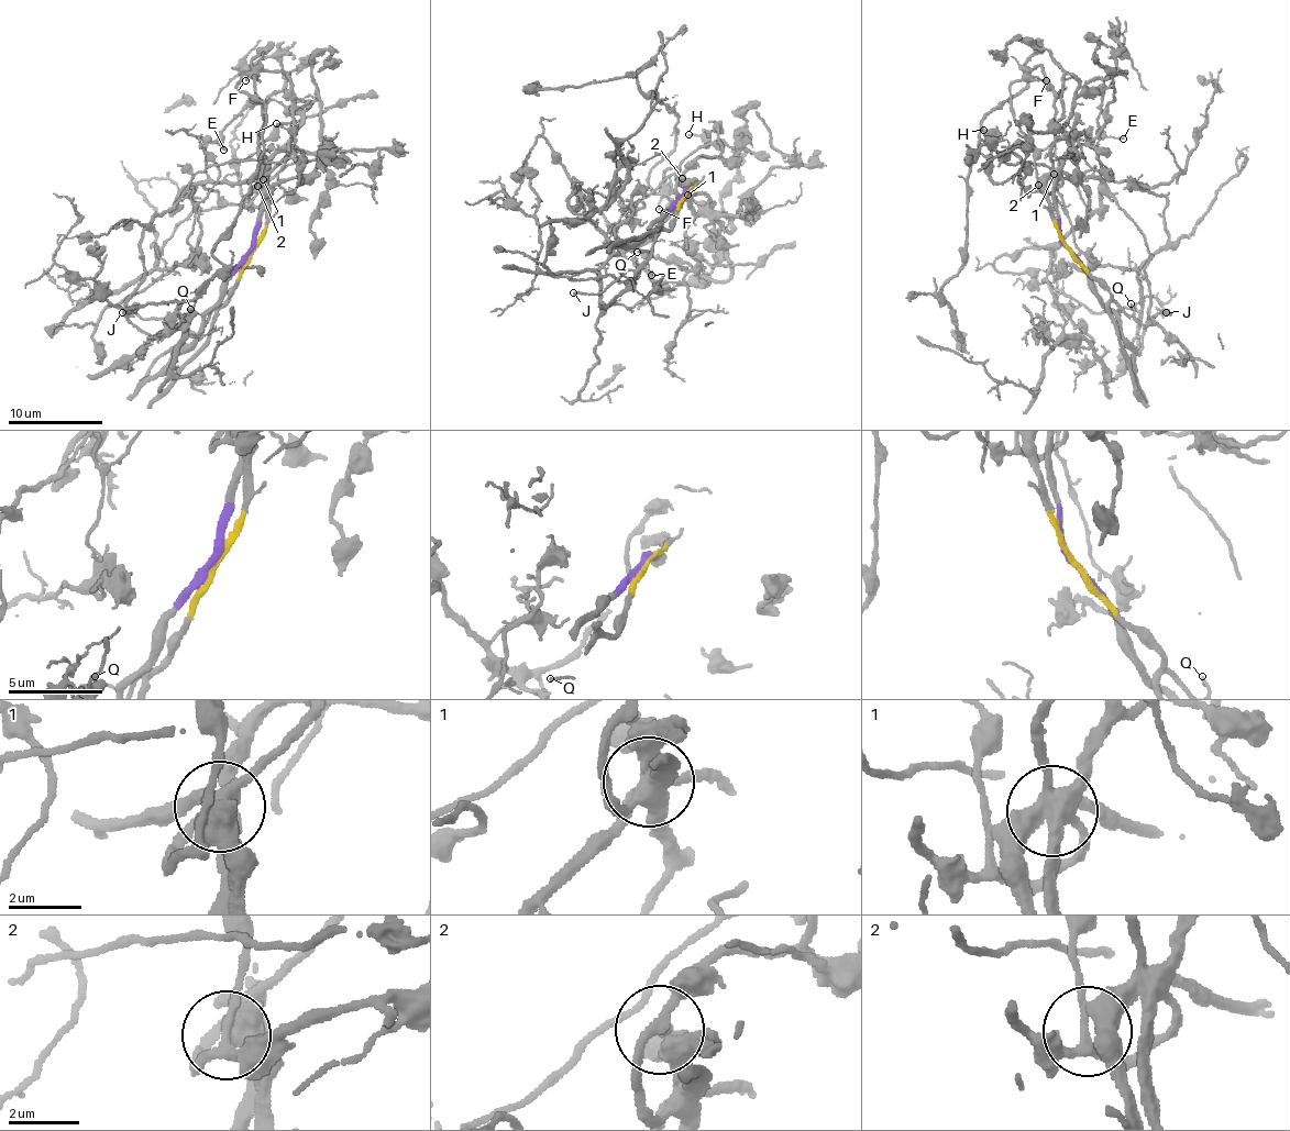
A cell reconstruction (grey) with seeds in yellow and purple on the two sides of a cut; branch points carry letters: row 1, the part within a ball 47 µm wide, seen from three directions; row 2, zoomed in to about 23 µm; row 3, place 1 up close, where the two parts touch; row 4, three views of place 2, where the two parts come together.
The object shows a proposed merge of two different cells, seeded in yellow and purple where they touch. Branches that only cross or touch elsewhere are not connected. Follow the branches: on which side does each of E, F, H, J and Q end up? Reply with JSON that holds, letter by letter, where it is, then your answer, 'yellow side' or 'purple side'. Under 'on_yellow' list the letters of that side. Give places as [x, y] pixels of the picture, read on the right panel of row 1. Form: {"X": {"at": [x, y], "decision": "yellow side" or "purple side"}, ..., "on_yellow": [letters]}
{"E": {"at": [1123, 139], "decision": "purple side"}, "F": {"at": [1046, 80], "decision": "purple side"}, "H": {"at": [983, 130], "decision": "purple side"}, "J": {"at": [1166, 312], "decision": "yellow side"}, "Q": {"at": [1131, 303], "decision": "yellow side"}, "on_yellow": ["J", "Q"]}

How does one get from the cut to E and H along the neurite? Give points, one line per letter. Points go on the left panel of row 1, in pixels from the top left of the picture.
E: (252, 252), (263, 177), (274, 157), (290, 141), (307, 103), (275, 90), (255, 100), (224, 129), (224, 151)
H: (252, 252), (263, 187), (251, 190), (300, 181), (295, 136), (276, 123)

